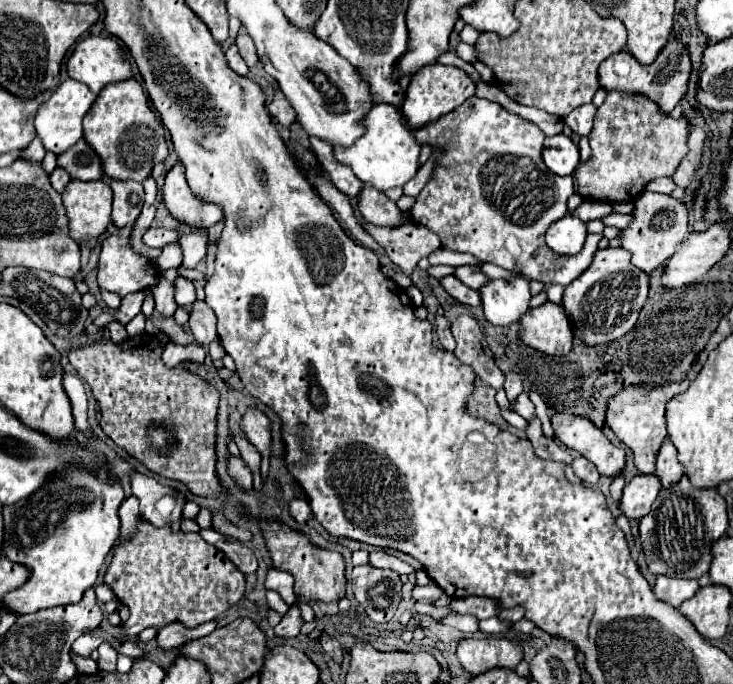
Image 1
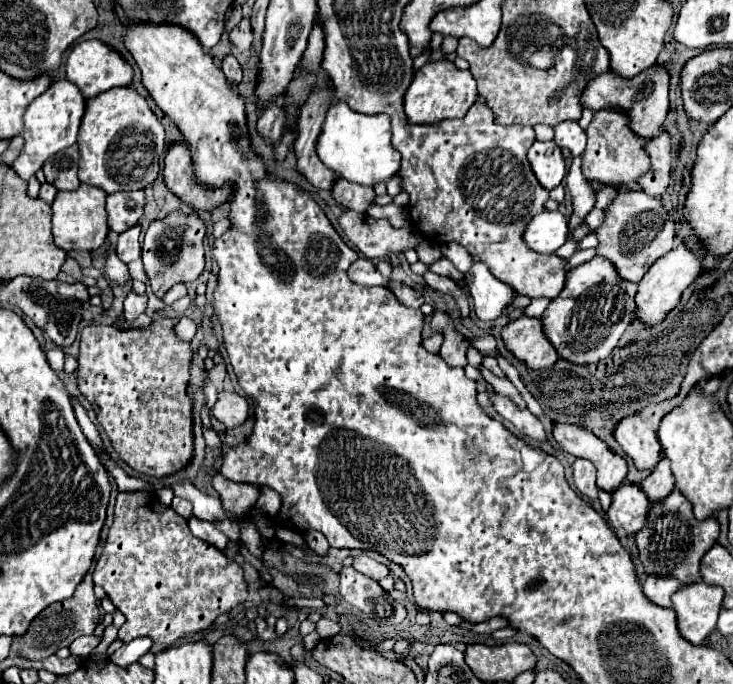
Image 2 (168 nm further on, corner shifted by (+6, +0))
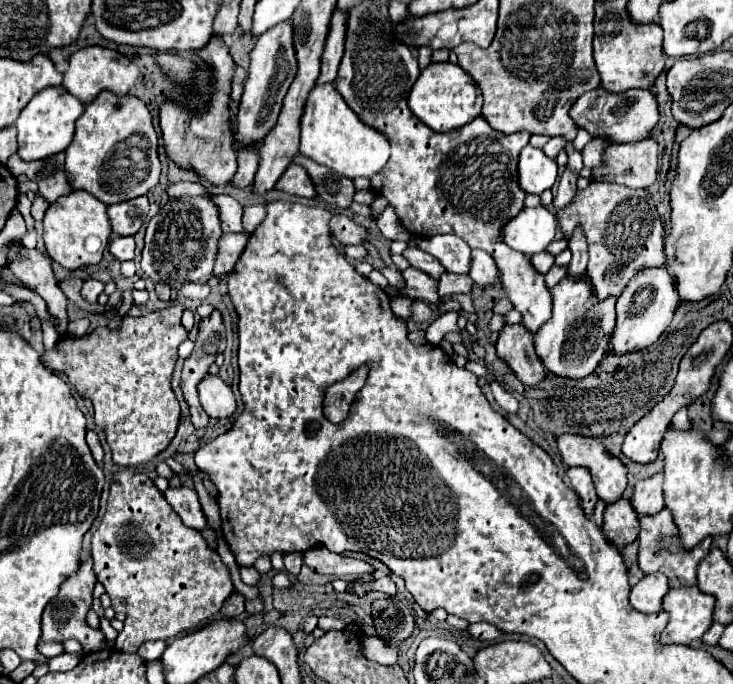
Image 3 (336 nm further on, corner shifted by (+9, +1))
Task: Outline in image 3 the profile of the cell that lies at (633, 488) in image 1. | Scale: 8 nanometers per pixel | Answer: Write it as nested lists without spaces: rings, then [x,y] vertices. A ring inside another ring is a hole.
[[[620,498],[618,502],[606,506],[602,530],[608,538],[608,542],[614,544],[616,548],[624,548],[638,538],[640,522],[638,522],[638,514],[634,514],[634,508],[630,506],[628,498]]]

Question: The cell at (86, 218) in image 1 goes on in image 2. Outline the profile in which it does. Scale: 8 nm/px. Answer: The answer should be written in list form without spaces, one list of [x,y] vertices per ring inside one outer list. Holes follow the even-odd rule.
[[[81,183],[75,191],[59,191],[53,201],[53,237],[57,247],[71,249],[97,249],[107,237],[107,213],[105,213],[107,193],[99,187]]]

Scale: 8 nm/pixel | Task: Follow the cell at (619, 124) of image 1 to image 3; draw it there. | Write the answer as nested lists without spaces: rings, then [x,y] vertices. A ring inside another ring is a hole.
[[[592,138],[586,148],[582,150],[582,156],[584,156],[584,166],[588,168],[596,168],[602,164],[602,154],[604,154],[604,148],[608,146],[608,142],[604,138]]]

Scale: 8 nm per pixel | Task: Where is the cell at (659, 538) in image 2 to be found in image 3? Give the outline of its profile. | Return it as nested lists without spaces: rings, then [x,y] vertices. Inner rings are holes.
[[[660,510],[654,516],[642,516],[640,518],[640,550],[638,550],[638,566],[644,574],[654,574],[654,572],[662,572],[668,576],[670,588],[684,588],[684,586],[694,586],[696,584],[696,568],[700,564],[700,560],[710,552],[710,544],[712,538],[704,538],[704,542],[700,542],[694,550],[690,550],[690,554],[686,554],[686,550],[680,550],[678,546],[678,530],[674,526],[674,520],[670,518],[670,510]]]

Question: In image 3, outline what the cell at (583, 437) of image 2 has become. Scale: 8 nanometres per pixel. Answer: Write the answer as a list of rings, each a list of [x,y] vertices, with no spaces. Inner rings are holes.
[[[566,434],[558,438],[558,450],[568,466],[584,466],[590,470],[600,500],[614,504],[622,498],[628,486],[626,466],[612,456],[598,438]]]

